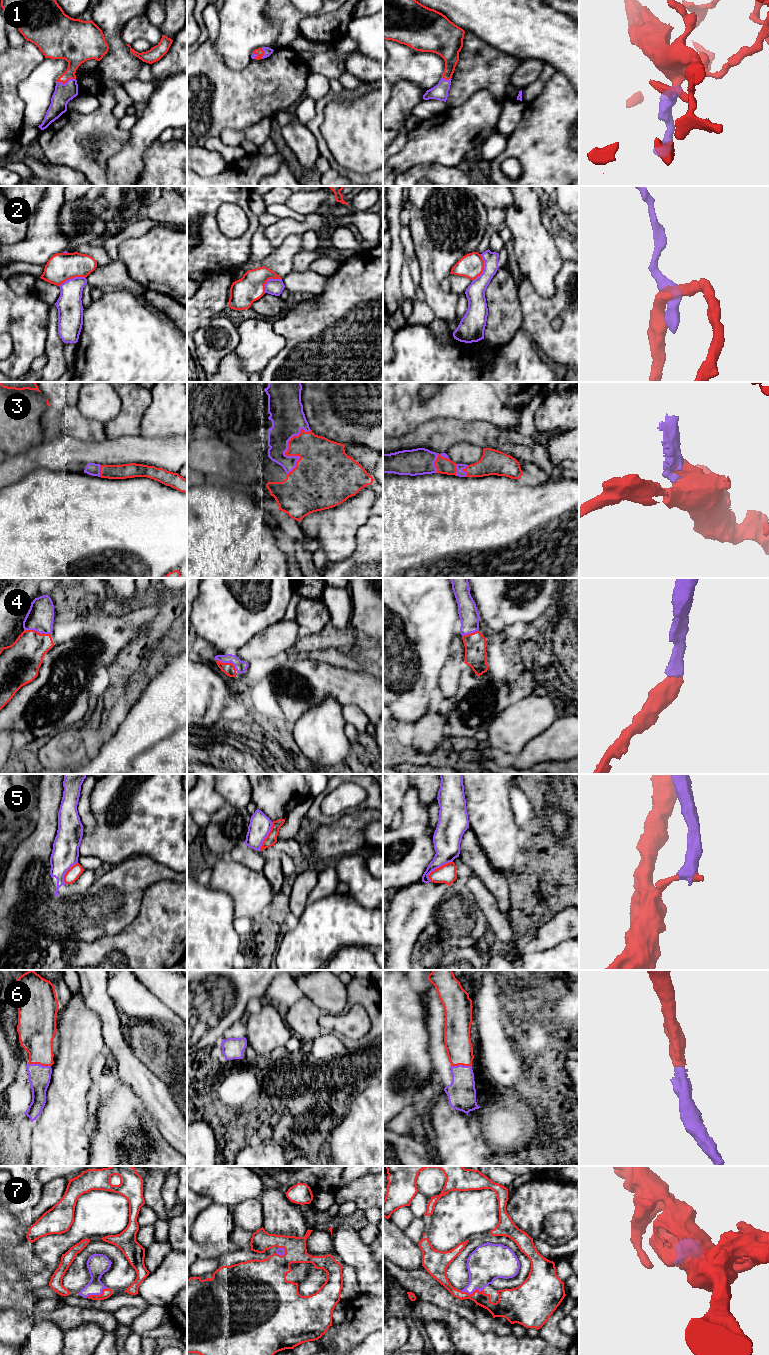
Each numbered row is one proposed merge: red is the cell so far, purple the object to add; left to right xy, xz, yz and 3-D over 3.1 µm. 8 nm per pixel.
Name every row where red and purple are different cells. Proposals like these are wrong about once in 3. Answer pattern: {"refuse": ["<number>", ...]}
{"refuse": ["2", "5"]}

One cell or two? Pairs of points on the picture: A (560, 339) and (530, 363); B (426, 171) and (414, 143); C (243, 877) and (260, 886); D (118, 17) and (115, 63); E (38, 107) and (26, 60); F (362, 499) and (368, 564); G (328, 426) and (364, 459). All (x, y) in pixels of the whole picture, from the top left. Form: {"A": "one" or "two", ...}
{"A": "two", "B": "two", "C": "one", "D": "one", "E": "two", "F": "two", "G": "two"}

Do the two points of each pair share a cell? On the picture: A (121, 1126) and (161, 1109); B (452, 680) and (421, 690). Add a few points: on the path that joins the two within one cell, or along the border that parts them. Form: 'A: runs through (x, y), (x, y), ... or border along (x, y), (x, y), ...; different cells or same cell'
A: border along (136, 1095), (143, 1103), (161, 1135); different cells
B: border along (445, 663), (438, 680), (438, 685); different cells

